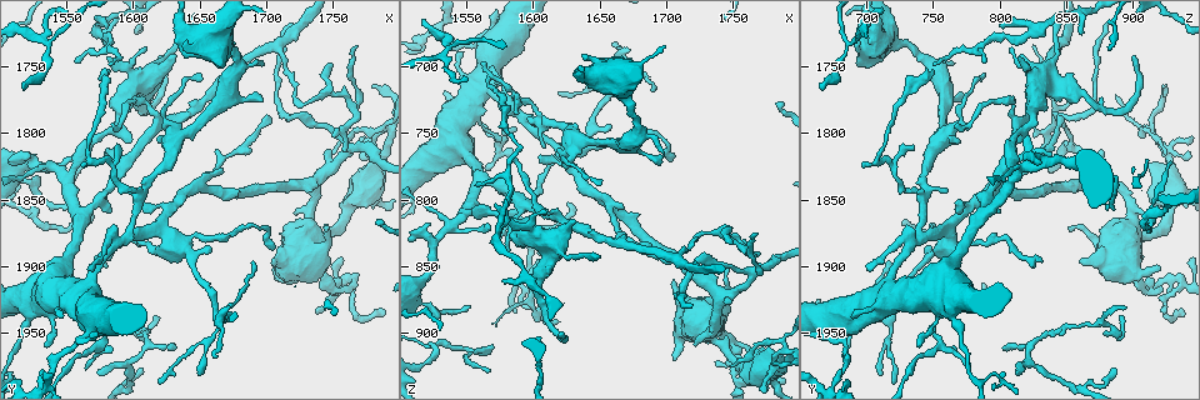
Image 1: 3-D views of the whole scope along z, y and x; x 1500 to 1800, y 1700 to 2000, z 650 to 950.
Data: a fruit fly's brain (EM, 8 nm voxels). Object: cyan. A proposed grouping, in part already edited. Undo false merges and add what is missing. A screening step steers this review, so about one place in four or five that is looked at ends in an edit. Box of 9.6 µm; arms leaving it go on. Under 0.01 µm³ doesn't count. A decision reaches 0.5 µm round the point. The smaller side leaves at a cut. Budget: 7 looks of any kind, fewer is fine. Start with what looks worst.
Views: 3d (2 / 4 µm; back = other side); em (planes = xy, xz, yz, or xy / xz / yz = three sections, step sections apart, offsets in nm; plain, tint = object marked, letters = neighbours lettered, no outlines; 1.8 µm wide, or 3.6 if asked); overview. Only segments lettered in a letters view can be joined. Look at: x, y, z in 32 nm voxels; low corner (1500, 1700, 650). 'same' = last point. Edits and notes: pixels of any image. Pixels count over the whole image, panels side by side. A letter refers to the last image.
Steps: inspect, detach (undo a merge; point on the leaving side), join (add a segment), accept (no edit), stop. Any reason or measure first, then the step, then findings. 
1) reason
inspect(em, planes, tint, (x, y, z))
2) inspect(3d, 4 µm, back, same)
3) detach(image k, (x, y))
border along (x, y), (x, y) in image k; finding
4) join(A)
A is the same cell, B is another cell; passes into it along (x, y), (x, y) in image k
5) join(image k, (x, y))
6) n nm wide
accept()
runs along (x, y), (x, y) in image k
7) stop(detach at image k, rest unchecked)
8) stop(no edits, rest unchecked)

abrupt turn
inspect(em, xz, step 16, tint, (1542, 1910, 756))

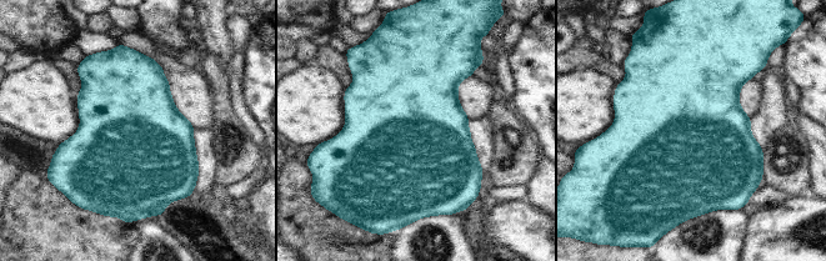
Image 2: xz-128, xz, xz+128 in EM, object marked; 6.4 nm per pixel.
inspect(em, planes, letters, same)

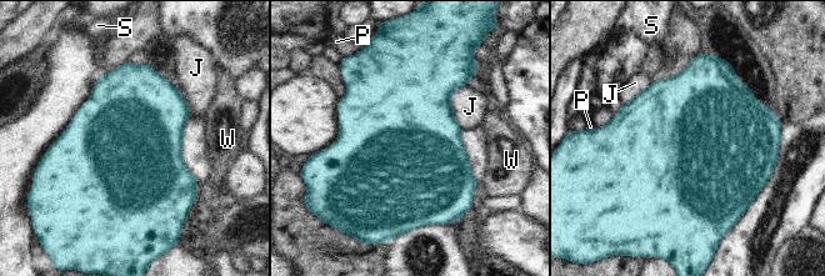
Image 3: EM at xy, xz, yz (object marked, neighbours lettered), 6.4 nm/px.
accept()
J, P, S and W are other cells; border along (466, 85), (451, 99), (464, 129) in image 3; continuous, no second neuron

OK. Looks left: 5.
an open end
inspect(3d, 2 µm, (1584, 1750, 752))

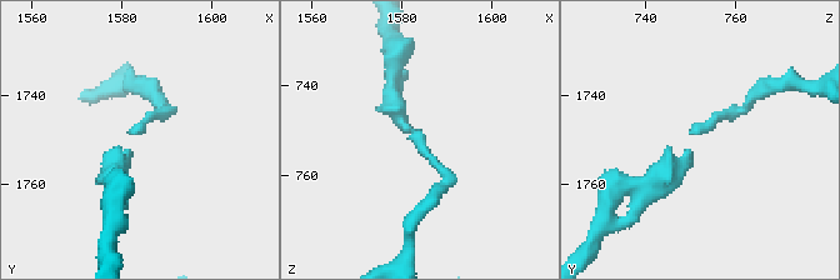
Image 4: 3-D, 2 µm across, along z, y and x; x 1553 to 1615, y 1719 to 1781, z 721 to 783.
inspect(em, planes, letters, (1583, 1748, 750))

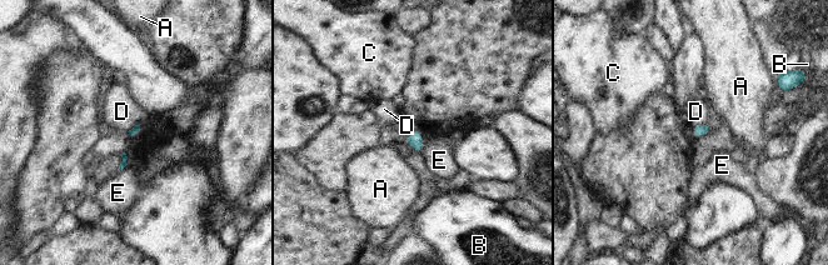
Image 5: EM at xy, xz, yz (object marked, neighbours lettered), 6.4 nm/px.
accept()
A, B, C, D and E are other cells; border along (707, 123), (699, 123), (693, 128) in image 5; none of them fits

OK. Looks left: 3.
thick turns thin
inspect(em, planes, tint, (1622, 1744, 842))

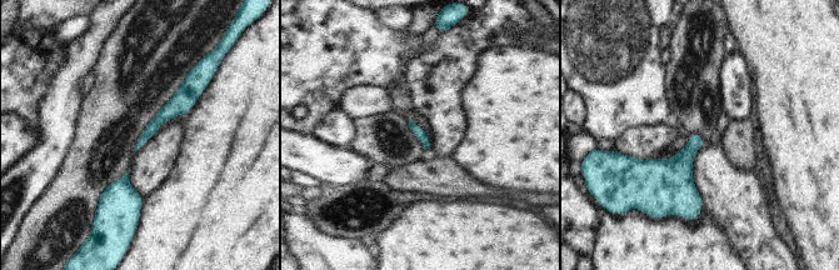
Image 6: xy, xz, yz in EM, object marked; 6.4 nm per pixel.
inspect(em, planes, letters, same)

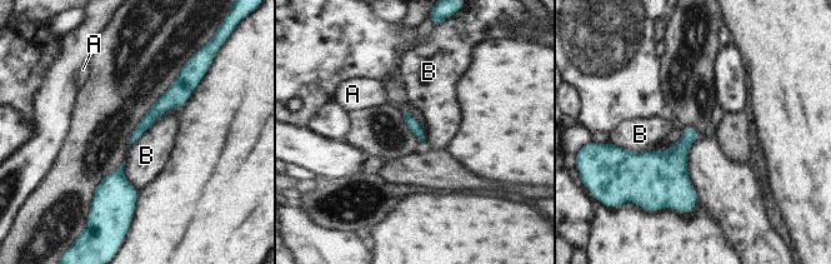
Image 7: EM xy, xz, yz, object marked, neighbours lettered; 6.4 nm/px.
70 nm wide; B touches over 420 nm
accept()
A and B are other cells; continuous, no second neuron

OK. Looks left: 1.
stop(no edits, rest unchecked)

